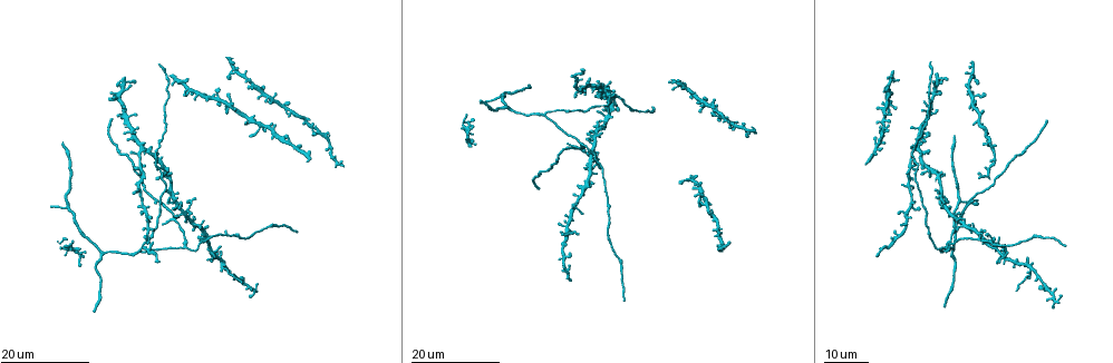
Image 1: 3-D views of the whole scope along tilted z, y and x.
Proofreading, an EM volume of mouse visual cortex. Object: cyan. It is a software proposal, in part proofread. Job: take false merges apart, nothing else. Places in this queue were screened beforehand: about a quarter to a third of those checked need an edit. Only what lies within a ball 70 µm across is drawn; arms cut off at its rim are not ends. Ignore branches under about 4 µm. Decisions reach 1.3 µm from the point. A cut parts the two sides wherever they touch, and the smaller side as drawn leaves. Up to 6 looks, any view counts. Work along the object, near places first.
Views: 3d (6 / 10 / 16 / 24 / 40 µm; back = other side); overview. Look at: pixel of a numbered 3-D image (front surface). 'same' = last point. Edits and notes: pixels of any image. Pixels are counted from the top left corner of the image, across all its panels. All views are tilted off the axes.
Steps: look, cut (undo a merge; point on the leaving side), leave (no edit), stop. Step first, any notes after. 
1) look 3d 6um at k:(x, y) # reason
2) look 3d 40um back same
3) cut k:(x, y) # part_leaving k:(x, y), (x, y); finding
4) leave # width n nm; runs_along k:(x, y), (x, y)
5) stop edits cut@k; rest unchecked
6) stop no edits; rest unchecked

look 3d 24um at 1:(138, 149) # branch point

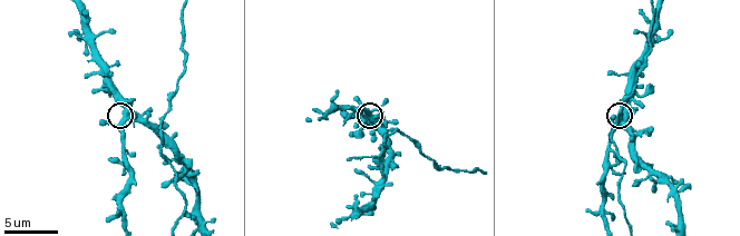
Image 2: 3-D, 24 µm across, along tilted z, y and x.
look 3d 6um at 2:(370, 119) # closer look

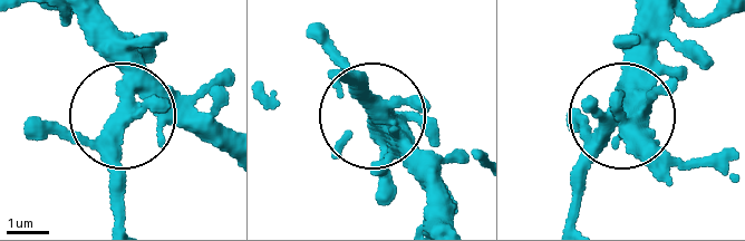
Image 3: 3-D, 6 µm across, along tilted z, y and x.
look 3d 6um back at 3:(374, 109) # other side

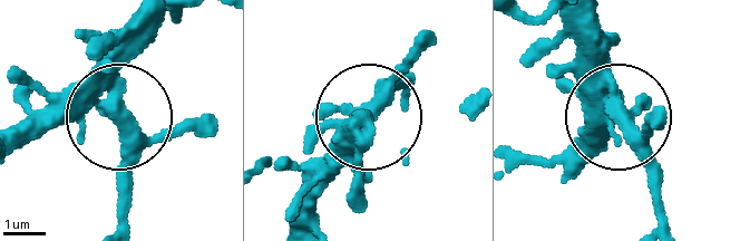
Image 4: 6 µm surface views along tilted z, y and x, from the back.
leave # runs_along 4:(584, 158), (614, 114), (615, 88), (574, 11); one neuron here

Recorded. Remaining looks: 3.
look 3d 16um at 1:(543, 114) # two arms in line, one across

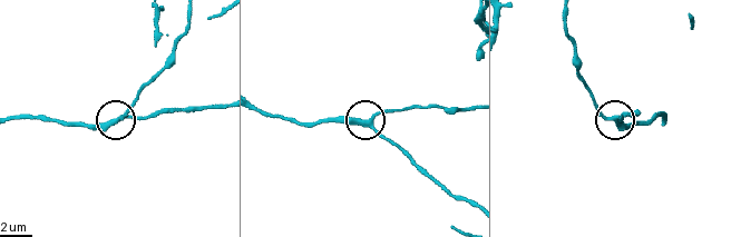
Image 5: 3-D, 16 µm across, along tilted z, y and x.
look 3d 10um at 5:(370, 125)

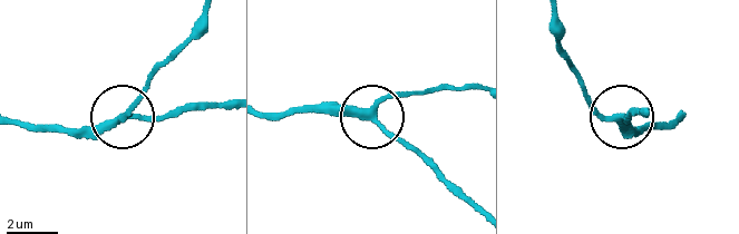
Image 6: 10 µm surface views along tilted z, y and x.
leave # side_arm 41 um; runs_along 6:(476, 87), (405, 95), (367, 114), (290, 113); one neuron here

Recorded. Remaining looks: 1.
stop no edits; rest unchecked

